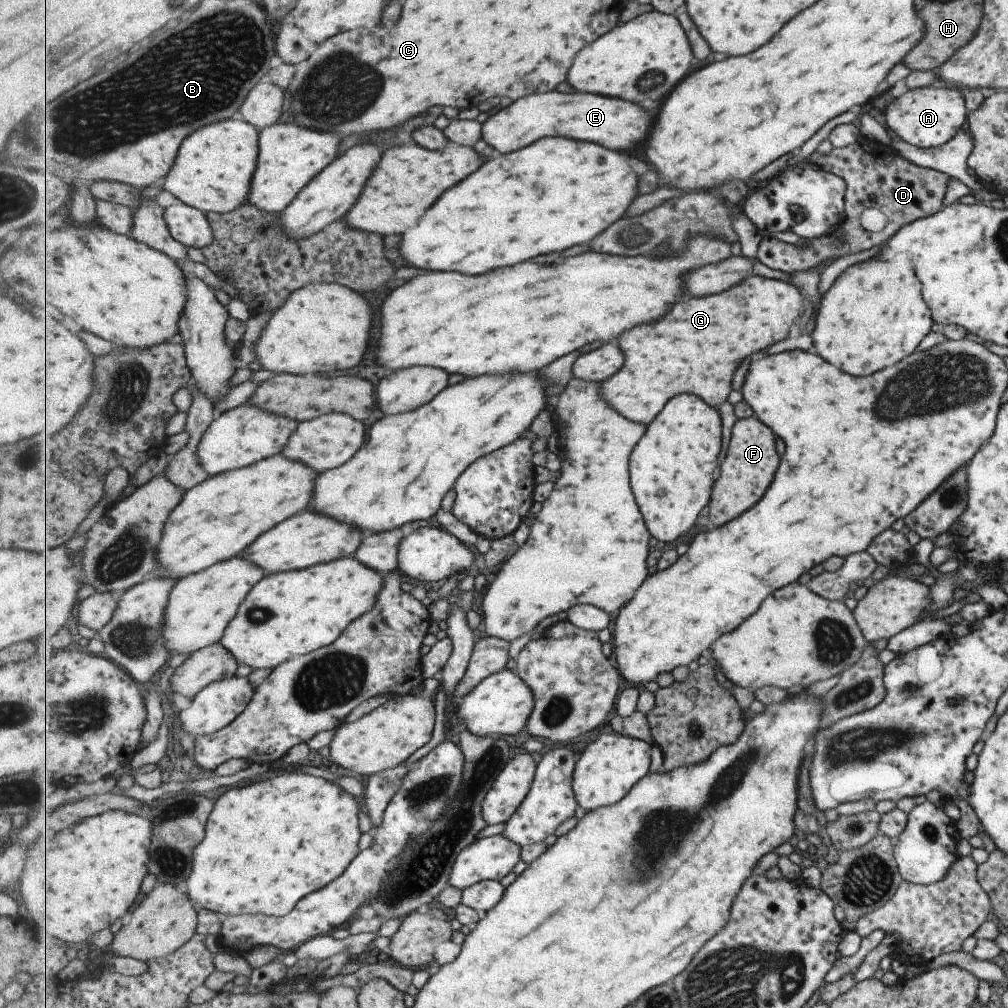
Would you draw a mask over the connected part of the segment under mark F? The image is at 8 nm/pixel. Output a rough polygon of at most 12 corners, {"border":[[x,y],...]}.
{"border":[[737,421],[708,519],[751,510],[782,464],[774,430]]}

